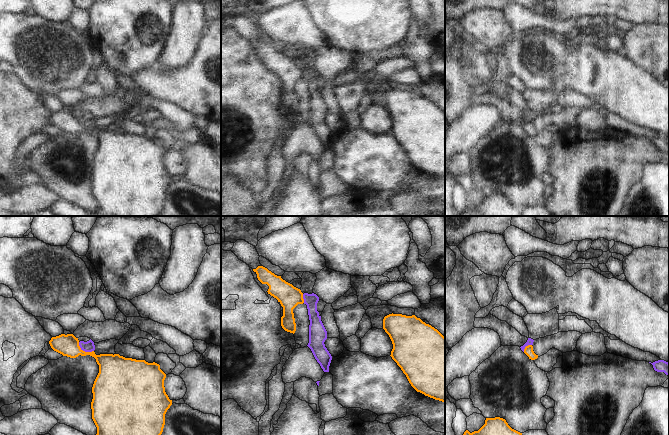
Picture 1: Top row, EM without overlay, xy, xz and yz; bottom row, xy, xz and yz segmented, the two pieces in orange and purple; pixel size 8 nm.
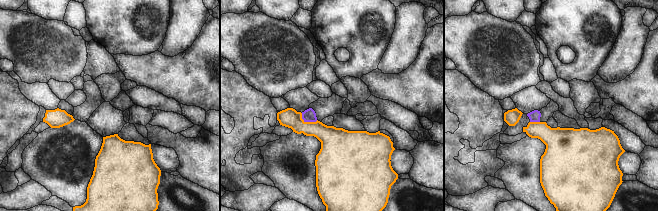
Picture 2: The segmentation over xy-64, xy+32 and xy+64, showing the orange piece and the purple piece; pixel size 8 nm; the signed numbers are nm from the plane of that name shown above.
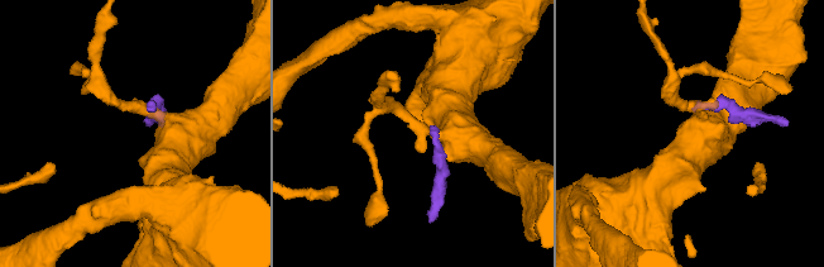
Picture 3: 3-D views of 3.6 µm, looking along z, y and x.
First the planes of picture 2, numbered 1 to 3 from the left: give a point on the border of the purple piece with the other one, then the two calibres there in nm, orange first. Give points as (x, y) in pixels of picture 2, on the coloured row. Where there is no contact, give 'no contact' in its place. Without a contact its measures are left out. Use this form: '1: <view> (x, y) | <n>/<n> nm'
1: no contact
2: xy+32 (307, 122) | 200/110 nm
3: xy+64 (535, 122) | 220/90 nm

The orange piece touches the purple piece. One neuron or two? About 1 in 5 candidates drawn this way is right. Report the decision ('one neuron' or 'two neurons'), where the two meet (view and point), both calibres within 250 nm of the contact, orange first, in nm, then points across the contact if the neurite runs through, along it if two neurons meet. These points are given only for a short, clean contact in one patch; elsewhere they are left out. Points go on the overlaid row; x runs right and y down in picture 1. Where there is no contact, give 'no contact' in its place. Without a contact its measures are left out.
two neurons; contact xy (84, 351); calibres 190 and 90 nm; border xy (78, 342), (78, 345), (83, 350), (93, 351)

